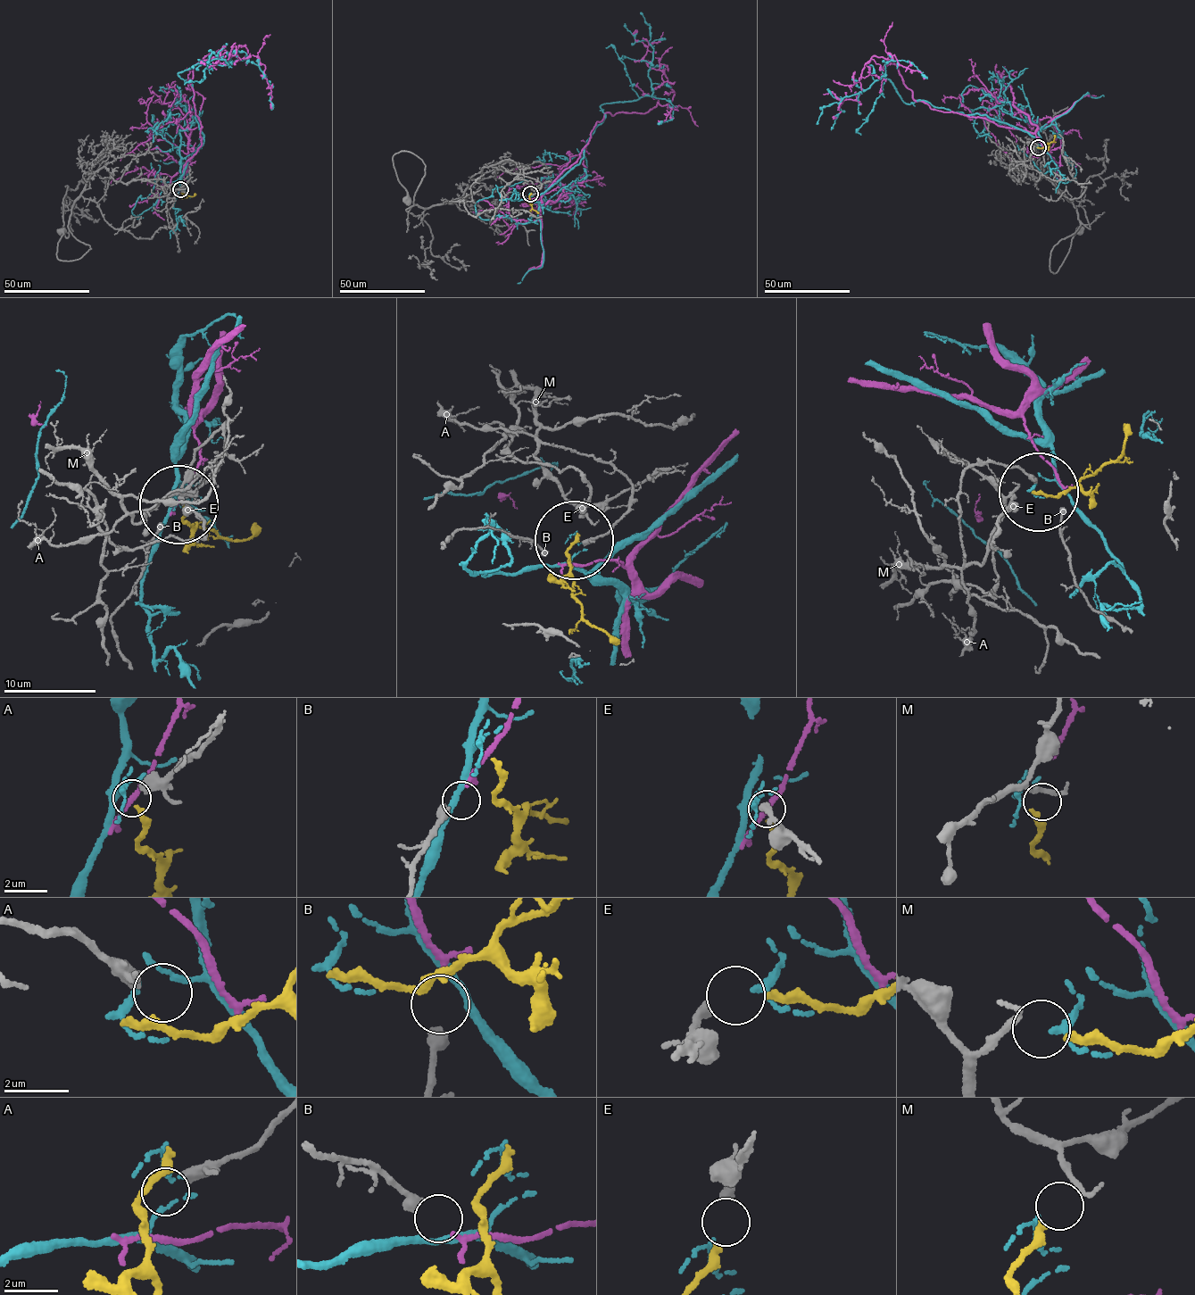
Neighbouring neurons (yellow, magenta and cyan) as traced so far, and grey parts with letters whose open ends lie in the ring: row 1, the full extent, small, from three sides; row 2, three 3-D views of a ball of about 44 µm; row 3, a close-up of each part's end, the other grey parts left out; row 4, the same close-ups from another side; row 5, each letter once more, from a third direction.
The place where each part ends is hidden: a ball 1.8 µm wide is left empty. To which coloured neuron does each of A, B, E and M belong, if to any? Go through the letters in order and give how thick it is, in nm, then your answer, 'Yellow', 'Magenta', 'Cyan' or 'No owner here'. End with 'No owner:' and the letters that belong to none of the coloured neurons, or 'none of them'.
A: Thickness 480 nm. No owner here
B: Thickness 420 nm. Magenta
E: Thickness 200 nm. Cyan
M: Thickness 240 nm. Yellow
No owner: A

